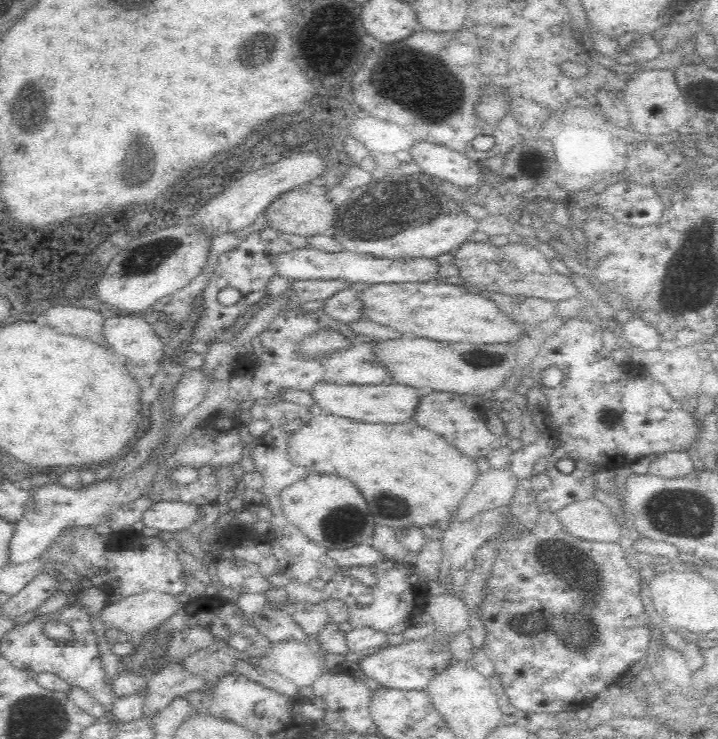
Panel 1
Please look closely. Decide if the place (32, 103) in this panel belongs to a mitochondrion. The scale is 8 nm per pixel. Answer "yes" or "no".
yes

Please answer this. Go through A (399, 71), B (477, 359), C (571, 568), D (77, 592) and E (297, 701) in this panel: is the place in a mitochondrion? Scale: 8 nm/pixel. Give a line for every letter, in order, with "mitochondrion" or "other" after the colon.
A: mitochondrion
B: mitochondrion
C: mitochondrion
D: other
E: other

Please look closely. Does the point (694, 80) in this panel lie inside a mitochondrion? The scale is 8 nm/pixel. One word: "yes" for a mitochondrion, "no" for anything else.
yes

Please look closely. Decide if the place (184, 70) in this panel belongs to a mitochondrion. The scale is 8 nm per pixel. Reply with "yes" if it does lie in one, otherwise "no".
no

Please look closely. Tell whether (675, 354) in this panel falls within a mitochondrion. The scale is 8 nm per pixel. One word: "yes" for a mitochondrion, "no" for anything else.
no

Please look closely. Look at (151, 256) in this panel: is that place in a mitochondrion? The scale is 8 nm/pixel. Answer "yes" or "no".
yes

